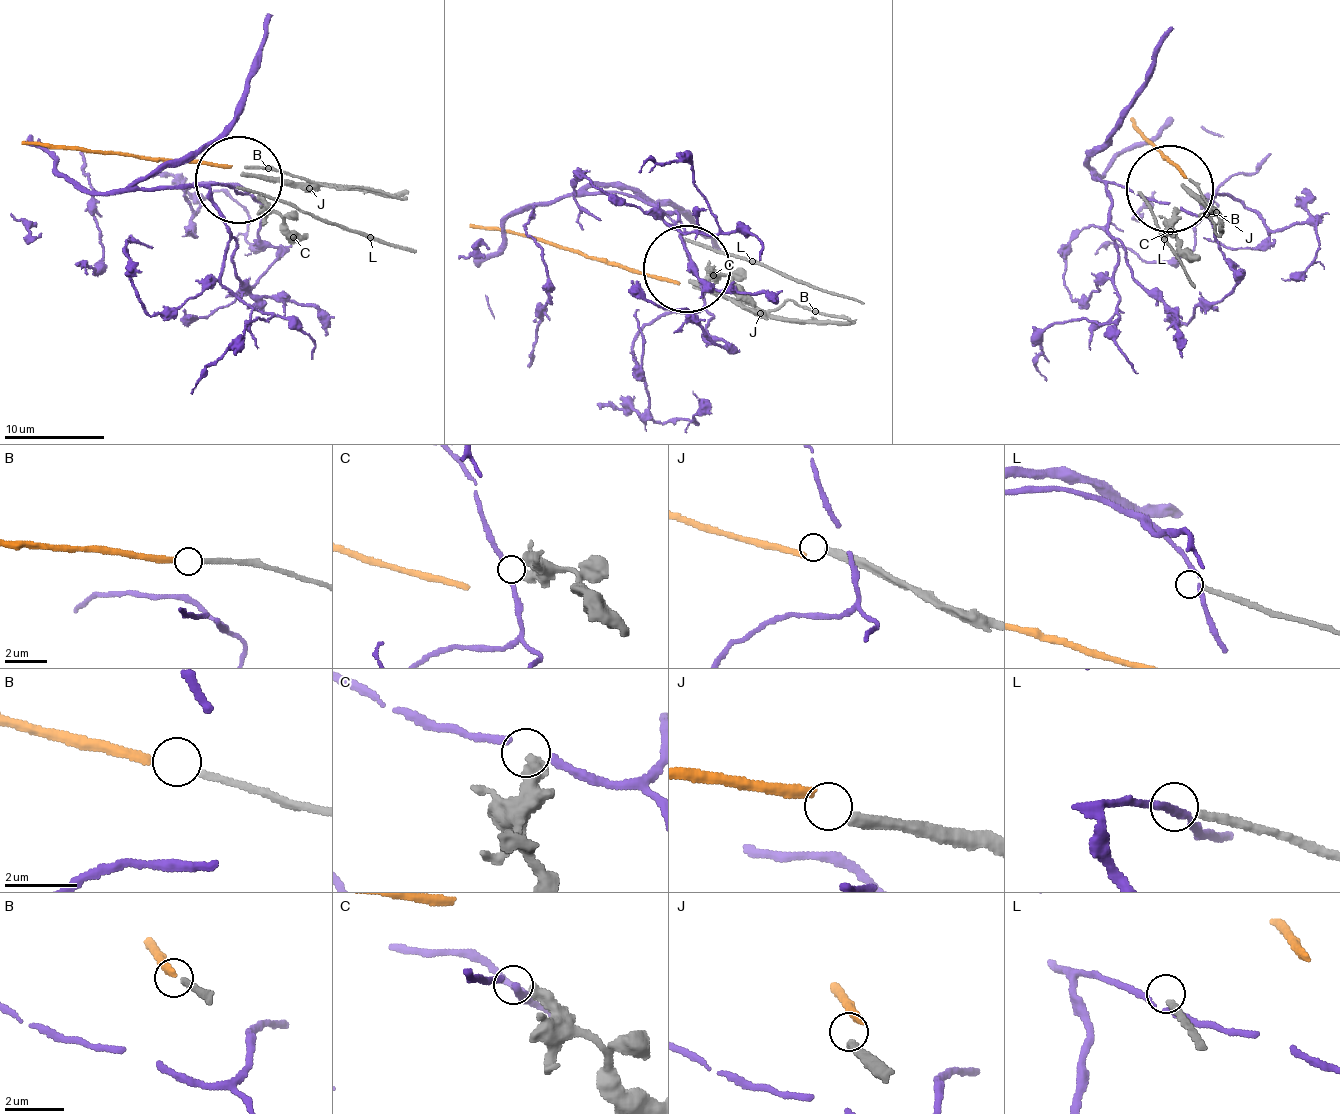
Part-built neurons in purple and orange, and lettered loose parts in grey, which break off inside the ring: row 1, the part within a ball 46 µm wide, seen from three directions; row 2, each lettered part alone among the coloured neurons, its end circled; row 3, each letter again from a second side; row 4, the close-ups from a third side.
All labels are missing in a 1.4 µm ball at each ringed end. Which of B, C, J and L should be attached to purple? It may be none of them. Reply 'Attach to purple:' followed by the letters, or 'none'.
Attach to purple: none

